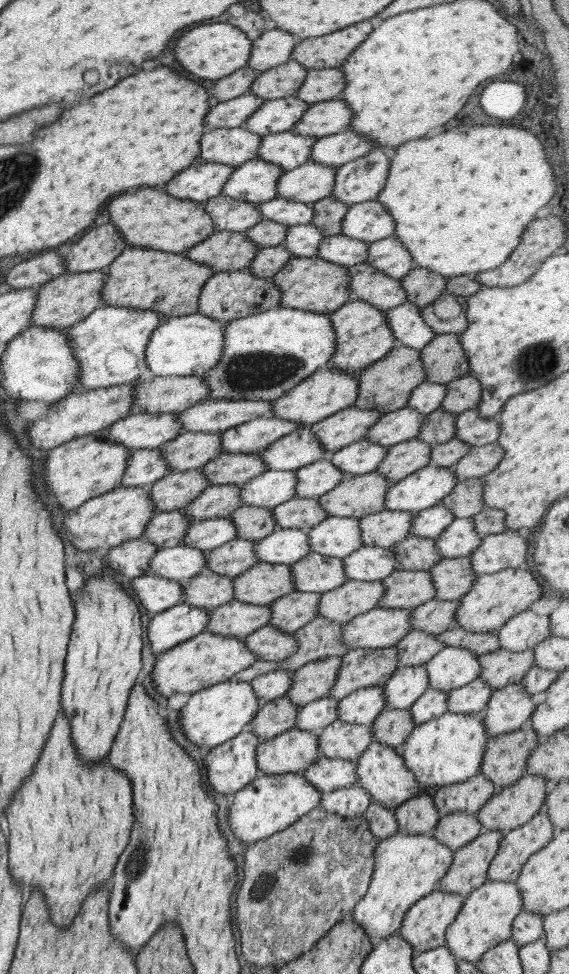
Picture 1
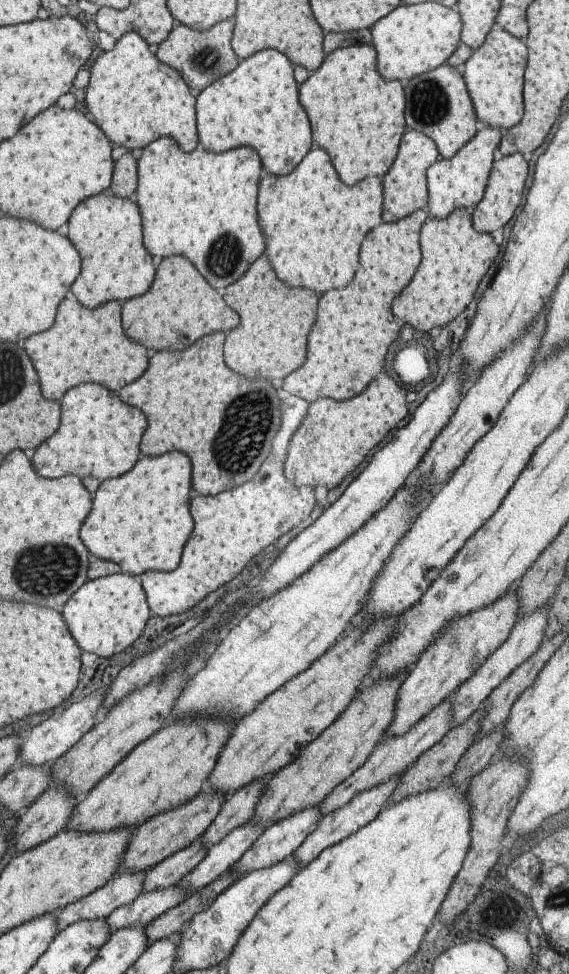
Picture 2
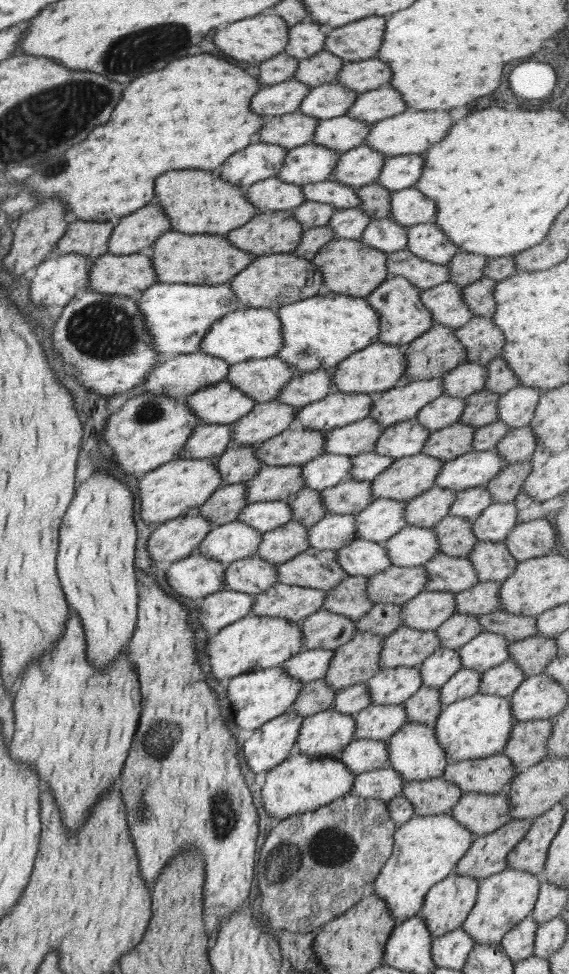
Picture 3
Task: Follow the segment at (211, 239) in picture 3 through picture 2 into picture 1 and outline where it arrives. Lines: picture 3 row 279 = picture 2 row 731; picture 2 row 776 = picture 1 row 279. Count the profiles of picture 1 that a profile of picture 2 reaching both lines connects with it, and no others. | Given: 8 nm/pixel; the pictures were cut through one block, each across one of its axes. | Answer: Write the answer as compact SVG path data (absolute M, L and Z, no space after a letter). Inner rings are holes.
M126 246L106 267L104 272L104 281L100 288L100 299L102 304L106 306L122 306L123 308L147 308L164 314L166 318L183 316L187 314L193 314L197 310L197 299L202 289L203 283L214 273L212 270L203 264L199 264L190 258L185 258L182 253L173 254L172 252L163 252L161 250L151 250L150 248L142 248L141 246Z

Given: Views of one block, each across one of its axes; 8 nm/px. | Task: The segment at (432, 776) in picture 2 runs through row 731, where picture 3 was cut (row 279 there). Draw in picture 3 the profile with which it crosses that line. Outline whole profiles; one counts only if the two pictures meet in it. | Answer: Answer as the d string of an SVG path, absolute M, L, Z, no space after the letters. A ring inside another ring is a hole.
M461 251L455 253L449 262L446 262L447 269L449 269L449 278L447 281L459 285L459 288L463 288L483 275L483 266L487 258L481 254L468 253L467 251Z

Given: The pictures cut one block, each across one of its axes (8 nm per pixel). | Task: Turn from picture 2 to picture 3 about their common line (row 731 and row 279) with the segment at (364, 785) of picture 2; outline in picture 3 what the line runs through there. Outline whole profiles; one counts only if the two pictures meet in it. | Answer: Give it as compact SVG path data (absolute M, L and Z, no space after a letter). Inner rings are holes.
M407 249L386 253L385 267L388 276L401 276L419 290L447 282L449 269L445 264L435 264L415 257Z

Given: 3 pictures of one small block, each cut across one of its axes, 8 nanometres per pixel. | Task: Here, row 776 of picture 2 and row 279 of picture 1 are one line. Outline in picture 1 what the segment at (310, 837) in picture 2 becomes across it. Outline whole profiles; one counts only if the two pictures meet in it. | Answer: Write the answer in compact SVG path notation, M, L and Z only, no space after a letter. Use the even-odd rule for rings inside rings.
M393 236L368 243L366 253L364 262L368 266L395 280L403 278L415 267L402 242L395 240Z

